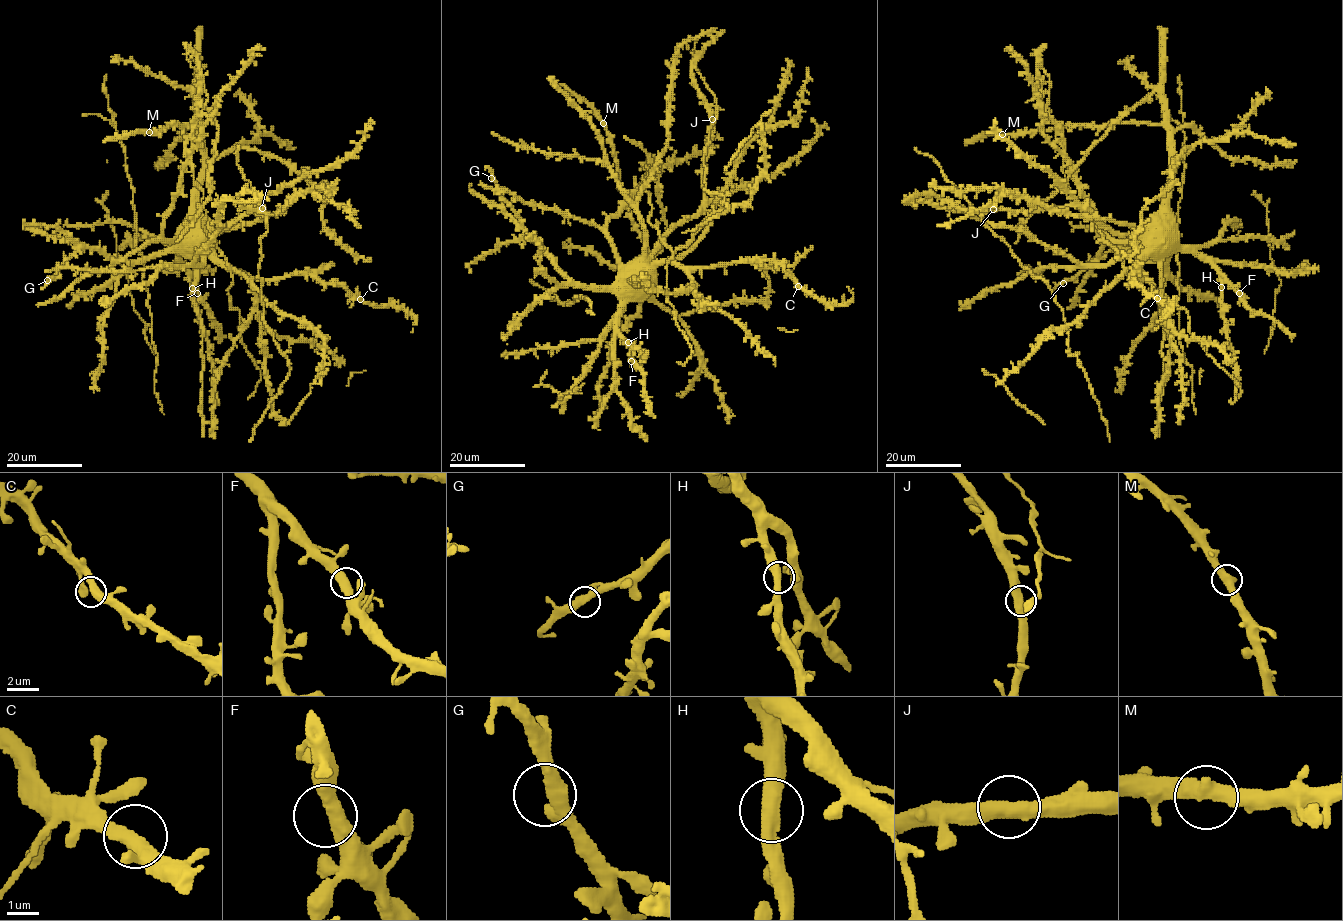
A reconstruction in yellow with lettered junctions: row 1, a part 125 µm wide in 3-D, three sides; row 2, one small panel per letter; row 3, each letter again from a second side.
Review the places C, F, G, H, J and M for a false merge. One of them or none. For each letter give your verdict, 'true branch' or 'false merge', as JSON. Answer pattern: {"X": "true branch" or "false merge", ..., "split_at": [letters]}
{"C": "true branch", "F": "true branch", "G": "true branch", "H": "false merge", "J": "true branch", "M": "true branch", "split_at": ["H"]}

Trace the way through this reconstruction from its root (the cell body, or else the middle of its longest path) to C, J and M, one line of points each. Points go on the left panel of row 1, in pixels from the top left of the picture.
C: (204, 232), (214, 240), (213, 253), (220, 260), (253, 278), (309, 273), (339, 282), (360, 299)
J: (204, 232), (200, 229), (212, 228), (210, 233), (219, 233), (232, 221), (256, 206), (262, 208)
M: (204, 232), (200, 229), (202, 218), (198, 210), (202, 170), (200, 122), (170, 125), (159, 132), (149, 133)

